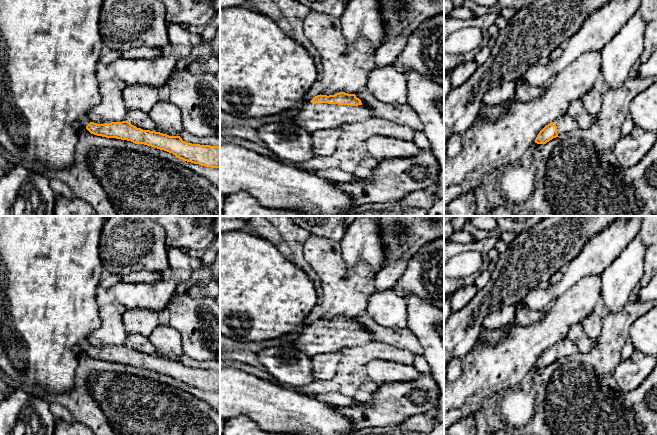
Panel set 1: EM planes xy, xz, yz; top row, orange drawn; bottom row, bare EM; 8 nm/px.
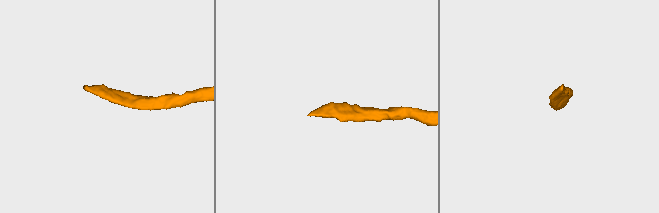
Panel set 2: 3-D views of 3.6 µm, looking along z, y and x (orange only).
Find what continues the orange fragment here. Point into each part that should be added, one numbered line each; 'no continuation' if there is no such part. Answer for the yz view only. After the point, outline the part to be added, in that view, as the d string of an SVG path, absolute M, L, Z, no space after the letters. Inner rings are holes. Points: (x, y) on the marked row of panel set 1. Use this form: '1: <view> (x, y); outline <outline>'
1: yz (565, 124); outline M564 114L559 117L556 121L558 136L565 134L571 134L573 131L579 128L578 123L568 114Z

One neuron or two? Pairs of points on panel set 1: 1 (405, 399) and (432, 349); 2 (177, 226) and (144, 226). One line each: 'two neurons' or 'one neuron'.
1: two neurons
2: two neurons

